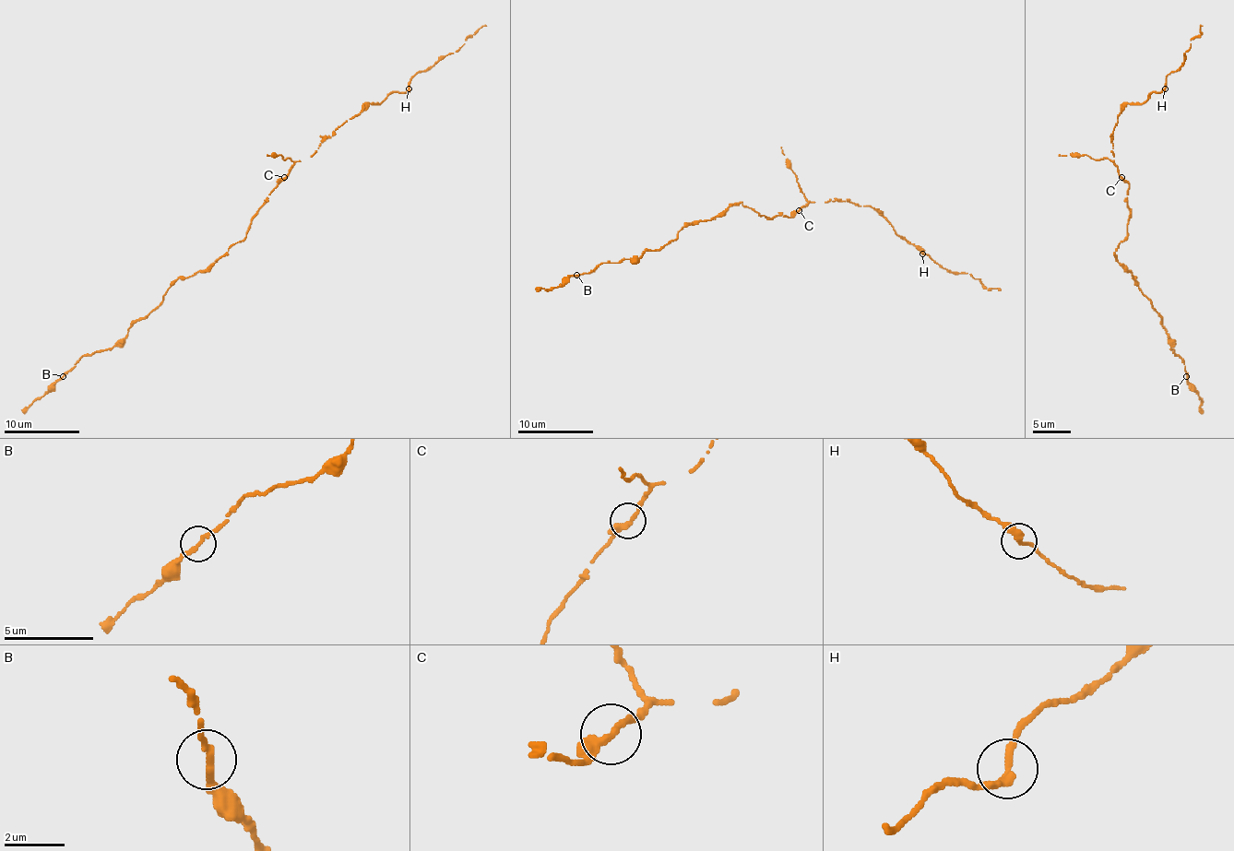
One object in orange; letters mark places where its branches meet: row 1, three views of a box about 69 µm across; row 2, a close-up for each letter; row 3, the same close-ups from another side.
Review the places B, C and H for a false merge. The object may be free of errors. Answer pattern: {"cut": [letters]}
{"cut": []}

